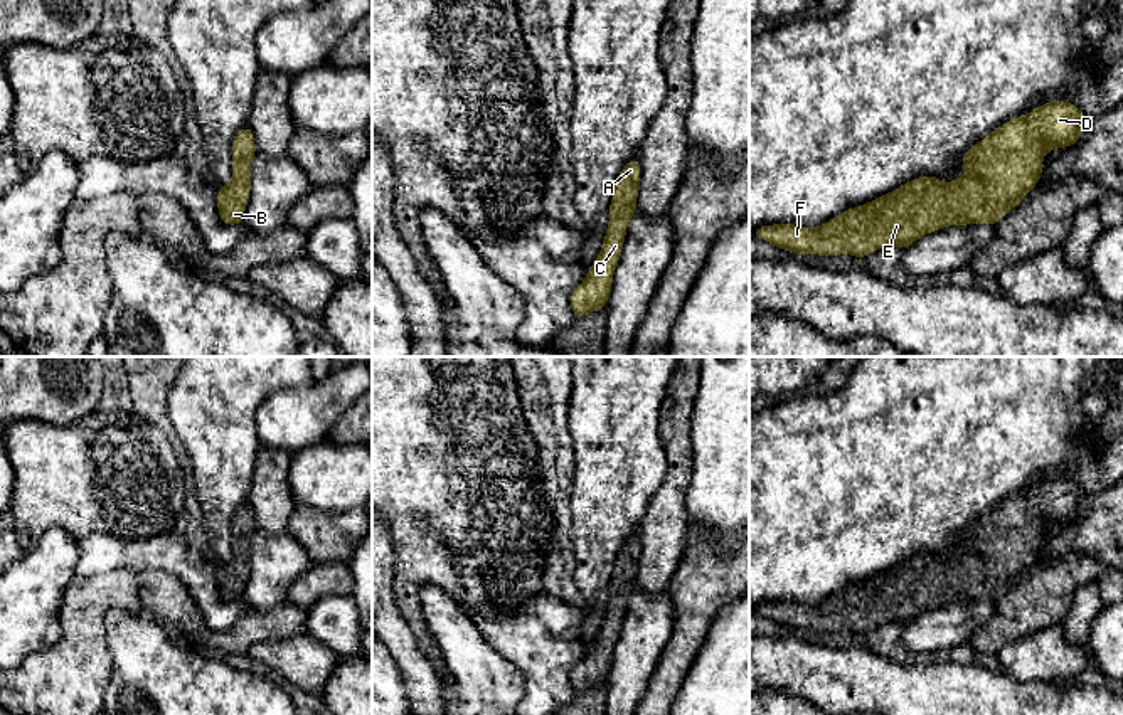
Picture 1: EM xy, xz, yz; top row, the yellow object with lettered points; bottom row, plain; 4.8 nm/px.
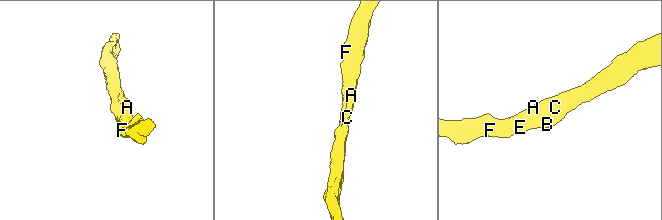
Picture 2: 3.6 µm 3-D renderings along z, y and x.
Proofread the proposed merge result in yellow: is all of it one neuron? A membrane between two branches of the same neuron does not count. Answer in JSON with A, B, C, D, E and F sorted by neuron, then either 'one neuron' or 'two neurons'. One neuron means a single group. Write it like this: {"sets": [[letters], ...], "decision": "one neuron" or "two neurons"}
{"sets": [["A", "B", "C", "D", "E", "F"]], "decision": "one neuron"}

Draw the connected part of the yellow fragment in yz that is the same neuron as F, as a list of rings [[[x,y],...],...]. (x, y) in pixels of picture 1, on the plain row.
[[[1067,476],[1041,481],[1029,491],[1005,498],[966,527],[961,533],[965,552],[960,557],[943,560],[933,552],[918,553],[876,577],[844,587],[818,604],[771,601],[758,604],[751,612],[800,634],[806,629],[823,634],[852,631],[860,638],[881,624],[896,622],[906,626],[919,614],[943,604],[995,602],[1005,591],[1024,579],[1024,572],[1042,555],[1046,530],[1052,525],[1061,527],[1078,522],[1084,503],[1093,495],[1083,491]]]

